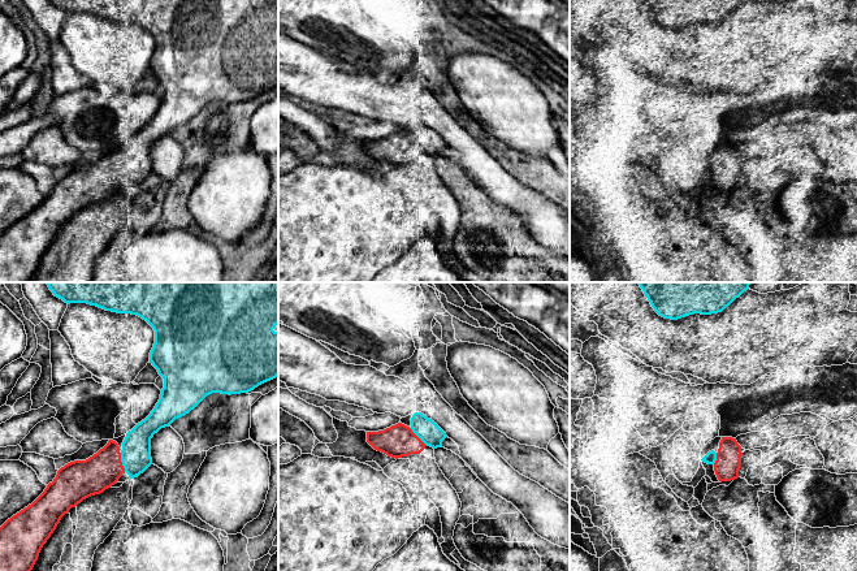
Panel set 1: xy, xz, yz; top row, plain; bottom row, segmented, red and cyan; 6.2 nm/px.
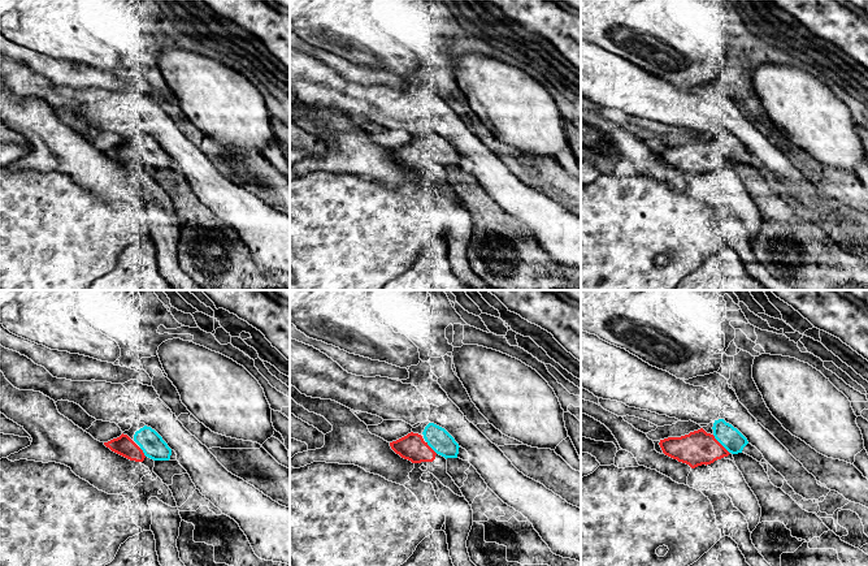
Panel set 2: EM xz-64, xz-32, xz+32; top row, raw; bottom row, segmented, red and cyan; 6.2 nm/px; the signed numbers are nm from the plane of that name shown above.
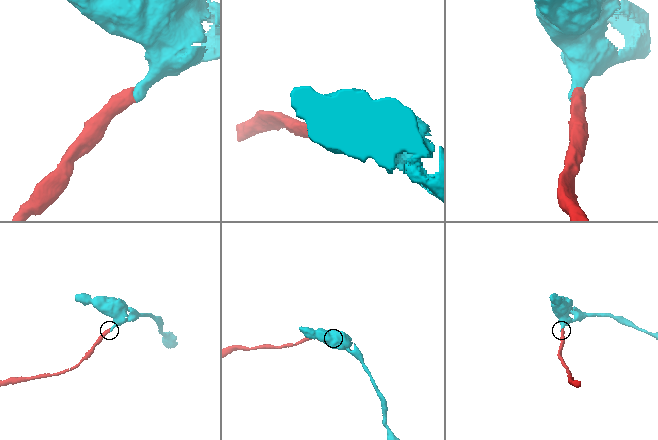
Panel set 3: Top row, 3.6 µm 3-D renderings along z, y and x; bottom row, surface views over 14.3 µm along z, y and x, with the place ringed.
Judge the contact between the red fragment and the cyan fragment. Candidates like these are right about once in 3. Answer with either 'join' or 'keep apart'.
join

